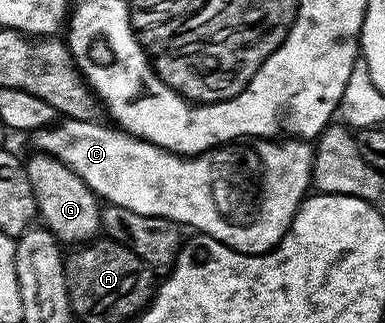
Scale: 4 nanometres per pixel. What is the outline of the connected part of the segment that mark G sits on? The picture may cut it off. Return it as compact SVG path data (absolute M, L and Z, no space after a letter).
M35 153L32 159L26 160L26 164L29 173L29 185L33 185L35 210L42 226L53 232L55 238L63 245L86 245L96 238L101 231L101 203L89 189L89 185L85 185L85 181L81 181L81 177L77 177L77 173L73 173L73 169L69 169L69 165L53 158L52 155Z

